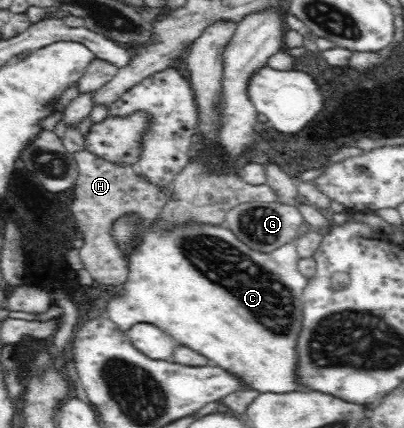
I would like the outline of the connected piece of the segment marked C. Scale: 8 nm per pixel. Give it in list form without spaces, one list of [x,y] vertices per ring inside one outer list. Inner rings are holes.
[[[128,212],[121,215],[120,218],[114,220],[111,225],[111,236],[118,249],[123,251],[123,256],[127,261],[129,270],[130,285],[126,285],[126,297],[122,297],[122,301],[114,301],[114,305],[110,305],[110,309],[106,309],[106,315],[114,321],[116,327],[120,332],[126,333],[131,326],[138,323],[149,323],[157,325],[162,332],[170,335],[178,345],[184,345],[189,349],[197,351],[199,355],[205,357],[210,365],[215,367],[224,368],[224,370],[239,377],[243,383],[250,389],[257,389],[264,393],[286,393],[304,390],[304,386],[298,382],[298,361],[296,345],[298,341],[298,333],[302,327],[302,297],[303,292],[306,290],[309,281],[306,280],[304,274],[298,268],[298,261],[294,257],[292,245],[282,245],[278,249],[271,252],[258,251],[250,245],[246,245],[244,240],[241,240],[230,230],[224,228],[220,224],[206,224],[206,223],[178,223],[176,227],[168,227],[163,229],[157,218],[152,220],[147,226],[140,220],[140,216],[136,212]]]

